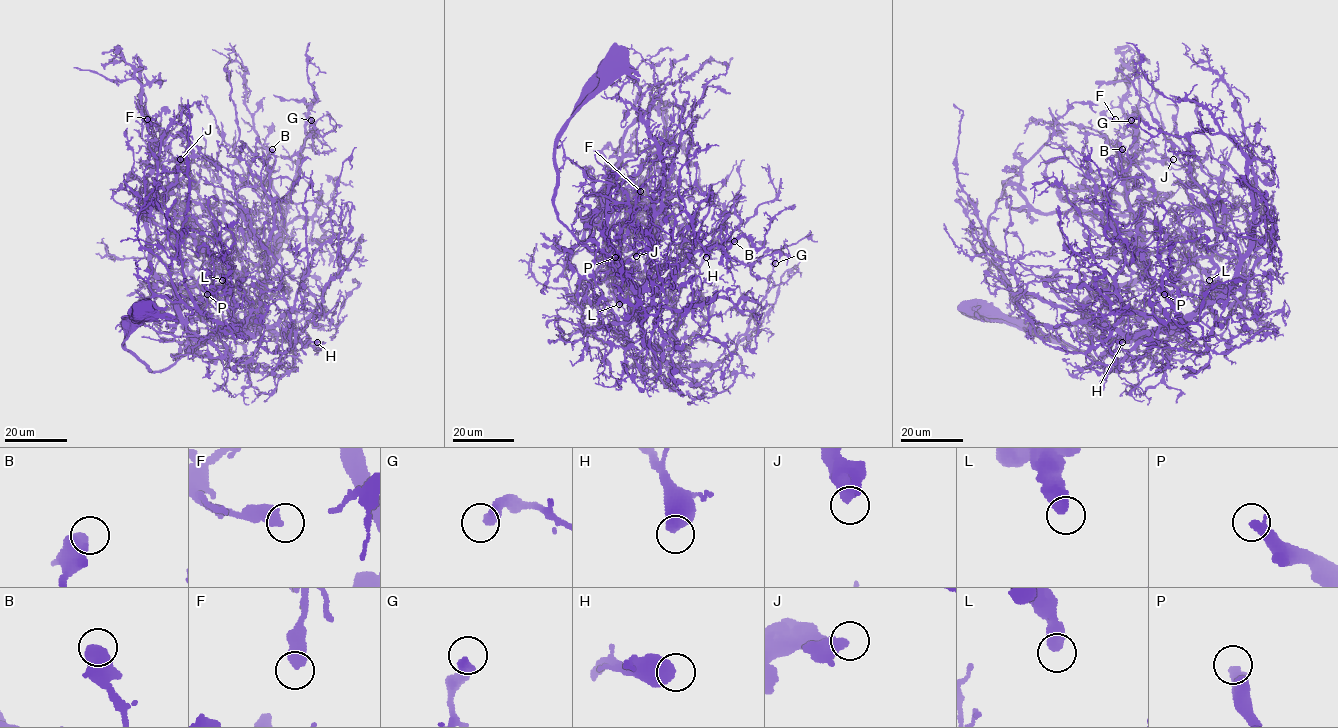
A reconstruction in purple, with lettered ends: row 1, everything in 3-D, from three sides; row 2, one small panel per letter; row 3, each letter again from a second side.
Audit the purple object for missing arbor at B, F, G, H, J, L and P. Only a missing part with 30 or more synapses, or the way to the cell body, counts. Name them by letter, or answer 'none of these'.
P

